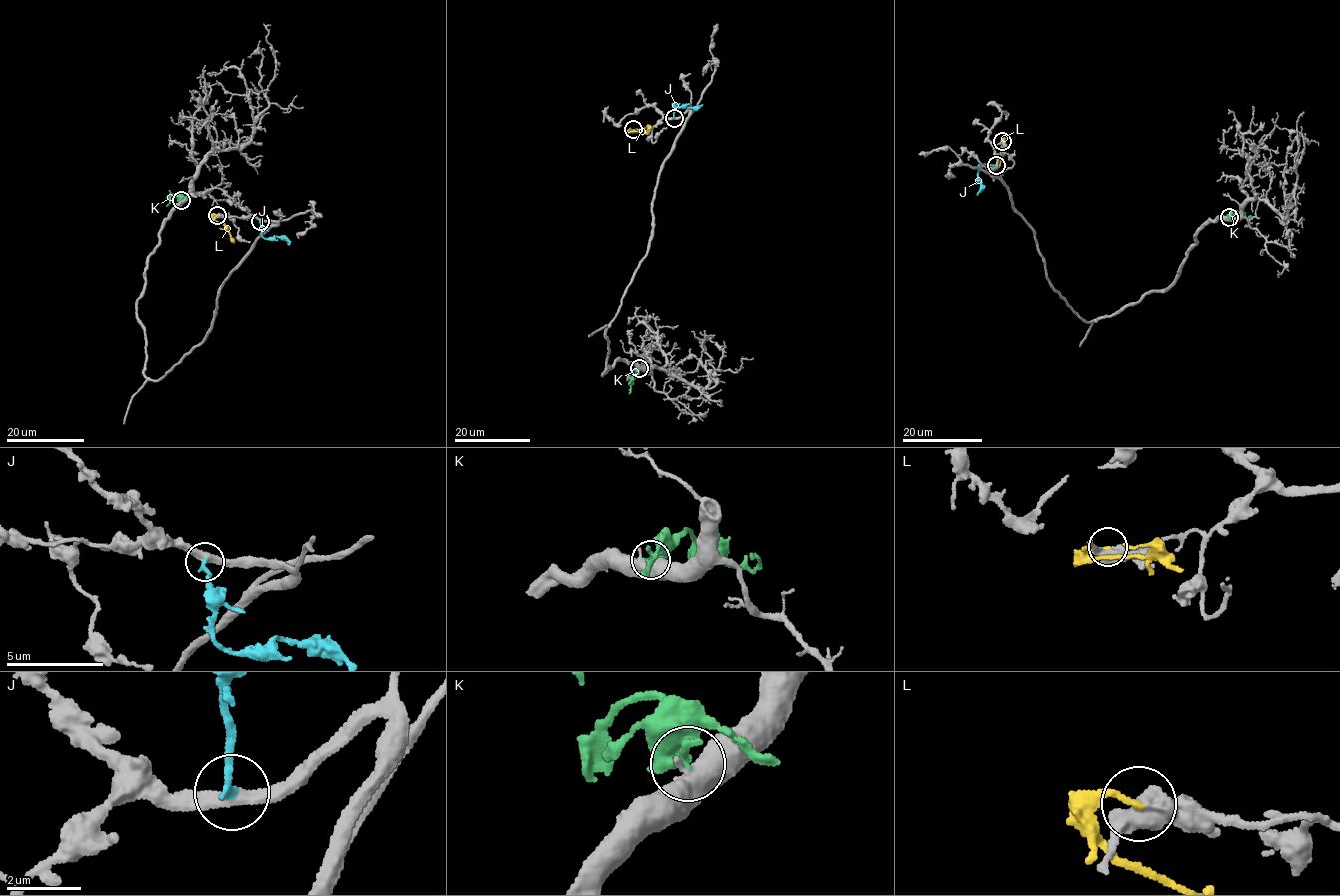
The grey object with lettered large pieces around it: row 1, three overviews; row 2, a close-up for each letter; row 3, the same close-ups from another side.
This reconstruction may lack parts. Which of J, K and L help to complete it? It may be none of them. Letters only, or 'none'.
J

